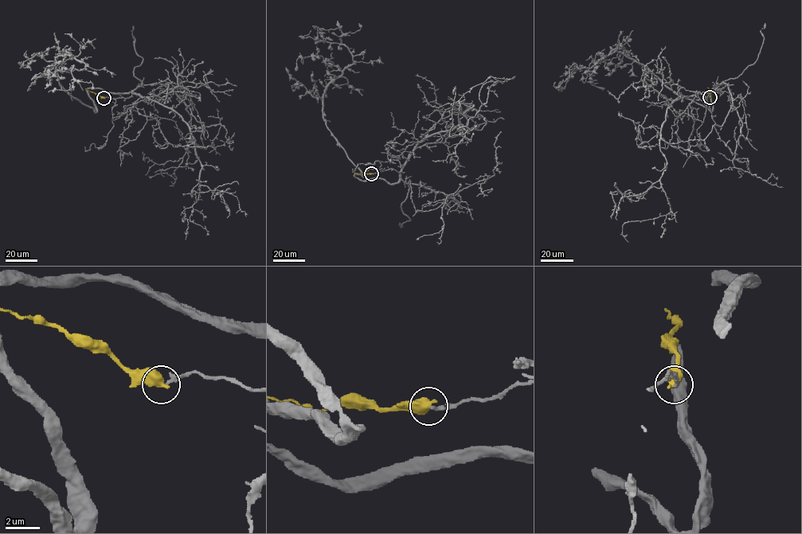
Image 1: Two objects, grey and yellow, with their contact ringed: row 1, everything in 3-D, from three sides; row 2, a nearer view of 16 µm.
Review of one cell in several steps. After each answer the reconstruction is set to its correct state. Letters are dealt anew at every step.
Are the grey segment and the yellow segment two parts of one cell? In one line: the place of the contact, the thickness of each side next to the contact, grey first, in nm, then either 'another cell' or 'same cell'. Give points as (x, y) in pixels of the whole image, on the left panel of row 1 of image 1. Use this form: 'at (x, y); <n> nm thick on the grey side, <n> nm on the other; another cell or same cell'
at (103, 98); 200 nm thick on the grey side, 600 nm on the other; another cell

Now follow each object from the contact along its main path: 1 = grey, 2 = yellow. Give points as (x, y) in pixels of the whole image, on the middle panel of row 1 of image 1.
1: (371, 173), (394, 169), (400, 180), (359, 180), (326, 125), (323, 93), (353, 57), (341, 26), (316, 25)
2: (371, 173), (353, 171)

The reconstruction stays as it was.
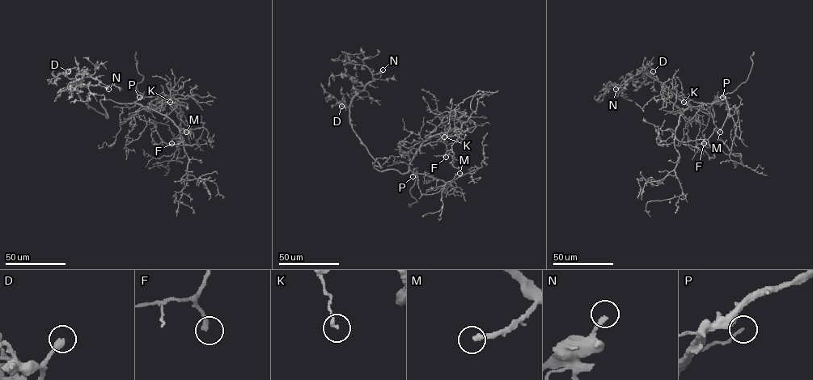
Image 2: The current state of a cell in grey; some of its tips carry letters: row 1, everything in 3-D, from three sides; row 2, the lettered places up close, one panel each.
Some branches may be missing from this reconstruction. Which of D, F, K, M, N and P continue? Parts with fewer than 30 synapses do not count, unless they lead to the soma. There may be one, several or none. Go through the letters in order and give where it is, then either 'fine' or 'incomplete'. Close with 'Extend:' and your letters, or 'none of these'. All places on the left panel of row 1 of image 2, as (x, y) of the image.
D: (68, 71) | incomplete
F: (171, 143) | fine
K: (170, 102) | fine
M: (186, 132) | incomplete
N: (108, 89) | incomplete
P: (139, 97) | fine
Extend: D, M, N

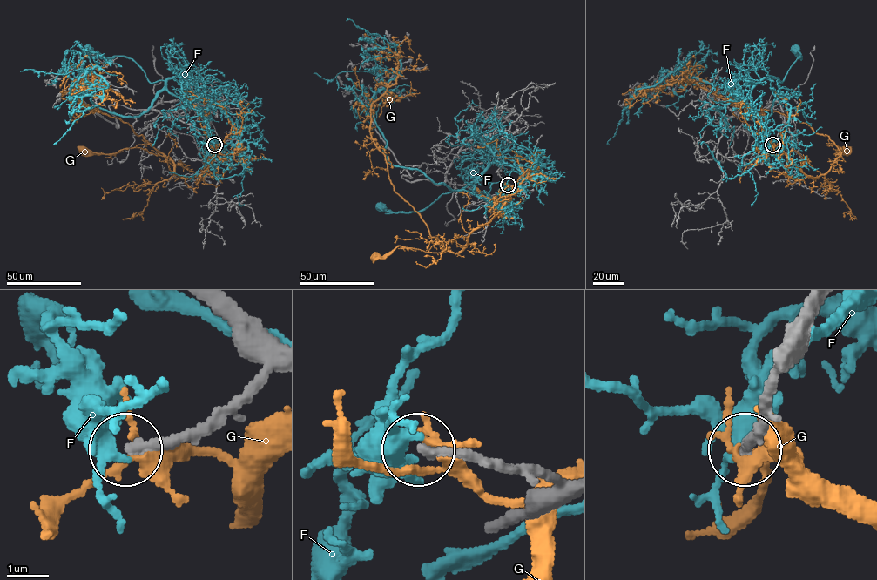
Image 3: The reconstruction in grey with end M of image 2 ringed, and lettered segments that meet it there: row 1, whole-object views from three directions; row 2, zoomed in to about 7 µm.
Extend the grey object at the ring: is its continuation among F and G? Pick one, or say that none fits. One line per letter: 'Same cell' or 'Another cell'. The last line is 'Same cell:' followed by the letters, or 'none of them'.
F: Another cell
G: Another cell
Same cell: none of them

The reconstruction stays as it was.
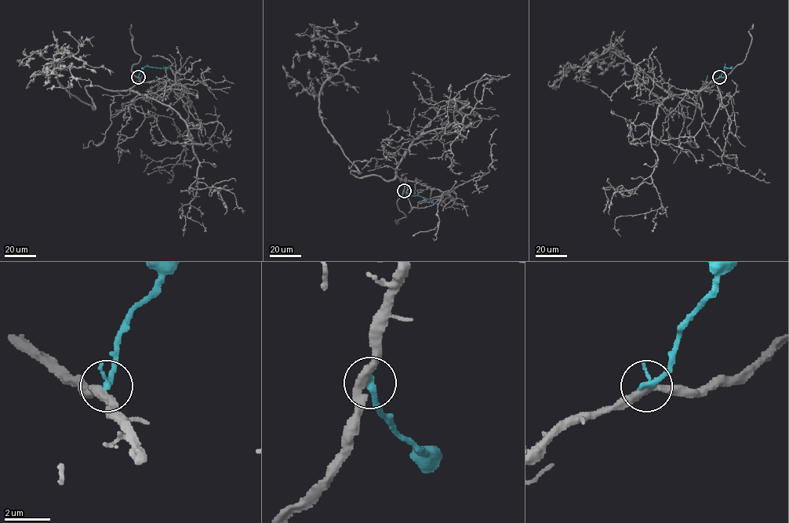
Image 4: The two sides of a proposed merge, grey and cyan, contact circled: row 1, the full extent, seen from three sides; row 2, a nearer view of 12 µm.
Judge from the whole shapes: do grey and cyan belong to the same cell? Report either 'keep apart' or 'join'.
keep apart

